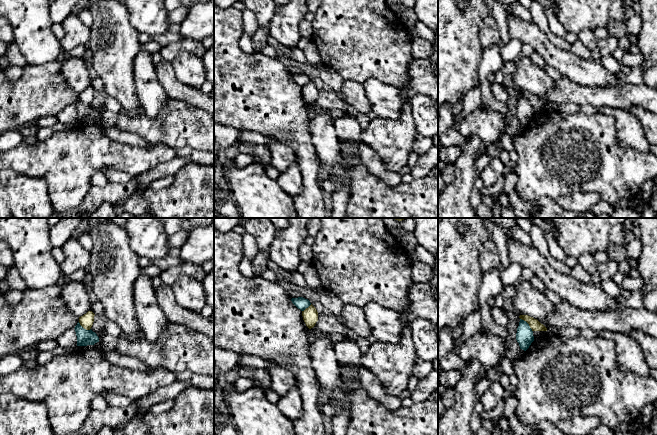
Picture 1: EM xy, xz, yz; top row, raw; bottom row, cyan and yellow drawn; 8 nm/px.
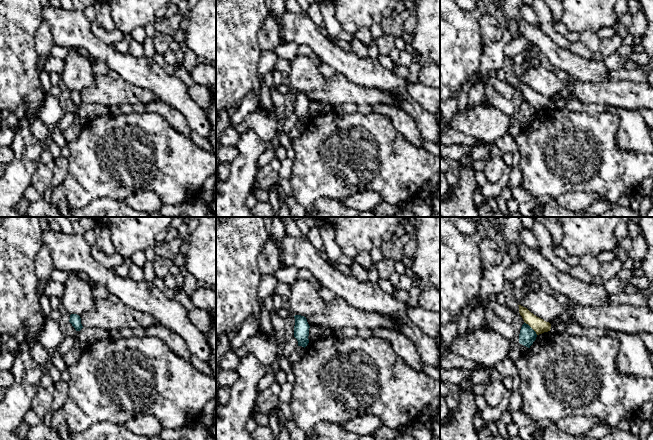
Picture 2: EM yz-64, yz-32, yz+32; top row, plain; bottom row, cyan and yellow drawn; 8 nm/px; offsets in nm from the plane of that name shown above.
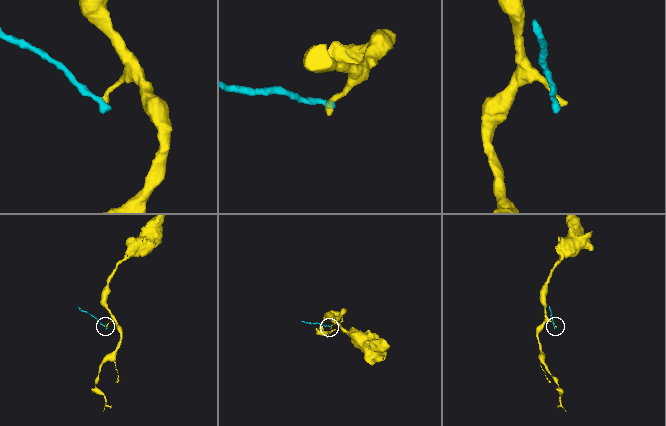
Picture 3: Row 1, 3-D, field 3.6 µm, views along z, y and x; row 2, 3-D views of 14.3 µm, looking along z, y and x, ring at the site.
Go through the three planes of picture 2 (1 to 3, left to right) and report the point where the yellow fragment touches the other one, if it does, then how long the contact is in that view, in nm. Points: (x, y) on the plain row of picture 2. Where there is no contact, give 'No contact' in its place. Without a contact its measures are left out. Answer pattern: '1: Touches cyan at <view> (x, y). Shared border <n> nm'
1: No contact
2: No contact
3: Touches cyan at yz+32 (531, 104). Shared border 140 nm

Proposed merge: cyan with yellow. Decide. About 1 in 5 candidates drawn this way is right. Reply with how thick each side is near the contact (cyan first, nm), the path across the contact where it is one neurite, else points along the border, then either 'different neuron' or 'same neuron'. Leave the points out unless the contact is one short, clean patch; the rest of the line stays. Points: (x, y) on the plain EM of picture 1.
140/90 nm | along yz (520, 94), (528, 100), (532, 107) | different neuron

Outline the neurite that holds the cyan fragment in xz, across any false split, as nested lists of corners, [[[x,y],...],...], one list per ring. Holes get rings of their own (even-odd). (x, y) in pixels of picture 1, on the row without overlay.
[[[303,73],[292,74],[291,77],[301,87],[304,87],[306,84],[308,84],[311,81],[310,77]]]

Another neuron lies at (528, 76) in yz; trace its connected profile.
[[[529,57],[515,63],[516,71],[512,75],[517,91],[528,91],[534,95],[549,93],[555,86],[553,80],[542,68],[534,64]]]

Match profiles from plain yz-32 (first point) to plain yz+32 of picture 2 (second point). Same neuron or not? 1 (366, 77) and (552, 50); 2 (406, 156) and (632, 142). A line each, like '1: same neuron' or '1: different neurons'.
1: same neuron
2: different neurons

